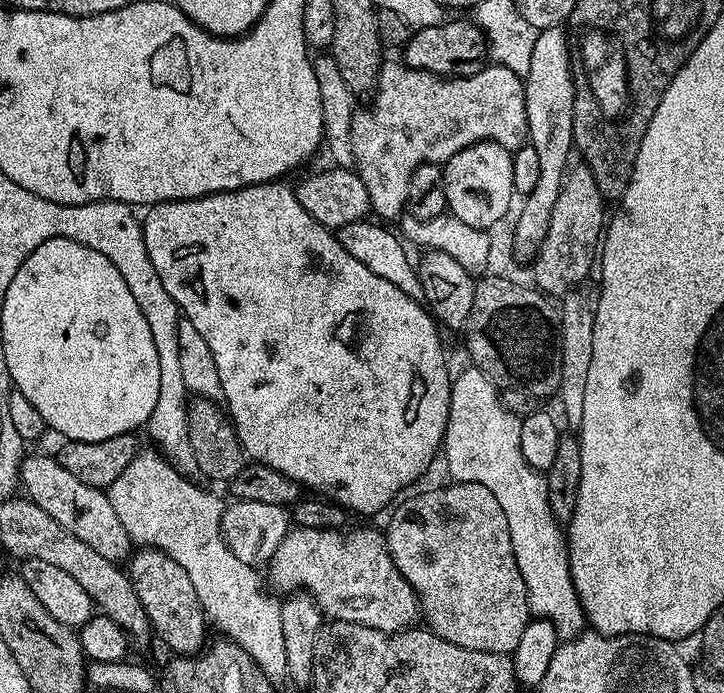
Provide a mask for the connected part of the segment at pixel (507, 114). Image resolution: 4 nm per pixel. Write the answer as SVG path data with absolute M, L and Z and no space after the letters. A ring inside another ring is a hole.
M400 58L385 59L381 63L371 93L372 105L361 112L360 109L353 111L350 126L354 171L366 186L368 206L373 217L384 222L401 219L400 211L407 204L409 207L413 195L412 175L423 164L443 166L450 158L454 158L454 154L481 144L484 140L491 140L509 150L517 150L529 143L525 81L521 73L519 76L514 69L508 68L512 66L507 63L490 64L489 68L480 68L469 76L456 76L428 72L425 68L412 68Z

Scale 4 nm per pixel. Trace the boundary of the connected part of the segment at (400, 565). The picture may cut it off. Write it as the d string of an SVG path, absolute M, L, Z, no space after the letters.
M448 482L445 488L432 488L429 492L420 492L417 496L410 497L409 500L403 500L401 499L391 509L392 517L388 520L388 528L386 527L388 553L392 559L392 565L396 567L399 579L403 583L409 584L416 592L416 600L420 603L420 616L423 623L437 636L446 638L446 642L454 642L458 646L466 646L470 650L486 650L505 654L515 652L518 642L522 639L522 630L526 630L530 619L528 591L526 582L522 582L522 573L518 571L518 562L514 558L514 546L510 542L510 526L506 526L506 514L502 514L502 506L498 506L498 498L494 498L494 494L490 494L490 490L486 490L484 484Z

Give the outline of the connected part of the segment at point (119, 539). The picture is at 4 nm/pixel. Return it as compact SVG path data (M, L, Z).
M25 455L20 462L19 483L28 491L25 492L27 499L34 501L42 510L46 510L46 514L50 514L50 518L54 518L58 526L70 530L74 538L86 542L90 550L102 554L102 558L113 562L124 562L129 559L134 541L126 534L126 526L122 526L114 506L110 506L107 491L74 478L74 475L64 470L51 455Z

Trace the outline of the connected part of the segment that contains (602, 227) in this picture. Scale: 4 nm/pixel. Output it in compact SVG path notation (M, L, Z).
M587 166L579 167L573 167L563 179L561 192L553 206L549 232L534 260L535 287L552 298L560 298L573 291L587 278L591 268L593 271L598 260L598 249L606 231L606 198L600 192L591 169Z

